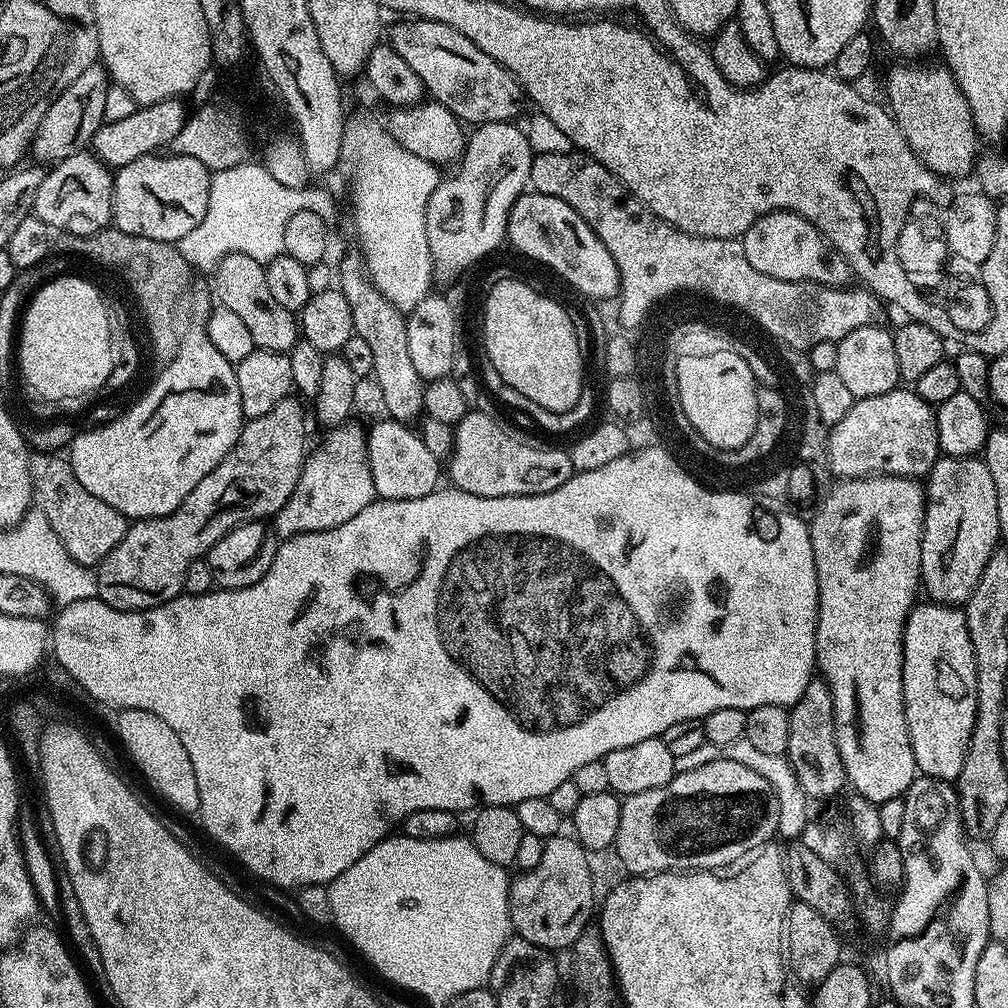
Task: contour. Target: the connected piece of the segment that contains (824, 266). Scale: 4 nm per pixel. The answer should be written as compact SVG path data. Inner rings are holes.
M771 212L758 217L754 226L744 232L742 243L746 262L770 278L809 280L815 284L828 284L831 288L842 288L854 276L846 258L826 241L824 234L806 218L793 212Z

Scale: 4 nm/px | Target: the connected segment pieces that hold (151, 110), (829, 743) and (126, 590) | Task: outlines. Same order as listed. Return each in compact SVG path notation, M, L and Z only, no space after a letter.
M177 98L137 106L134 114L130 114L130 118L122 118L113 124L107 122L101 124L90 145L92 155L107 164L109 169L115 170L122 166L130 166L130 162L138 162L138 158L167 149L178 134L178 130L182 130L184 125L186 119L184 103L183 99Z
M813 678L812 681L810 681L810 683L806 686L806 690L803 691L802 698L798 698L798 702L791 705L788 717L790 718L790 746L788 747L786 755L794 770L797 772L798 780L804 788L806 795L815 800L815 798L828 798L838 793L842 786L845 787L847 776L845 774L845 767L842 766L841 754L838 753L836 723L833 718L833 696L830 694L827 682L825 682L822 678Z
M289 394L274 406L274 410L270 410L270 414L248 420L230 454L226 454L226 458L222 458L222 462L218 462L218 466L214 466L214 470L210 470L210 474L206 474L206 478L186 494L178 510L158 518L129 523L122 542L118 542L118 546L114 546L114 550L110 550L95 569L98 599L123 612L137 612L170 602L183 593L190 562L205 559L209 550L227 532L251 520L267 521L275 517L276 512L286 506L290 494L294 494L294 486L298 486L300 472L304 469L304 408L299 402L295 395Z

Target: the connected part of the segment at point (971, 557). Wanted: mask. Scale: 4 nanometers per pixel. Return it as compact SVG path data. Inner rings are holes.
M941 455L926 477L920 583L923 591L928 591L927 599L937 604L967 604L974 586L978 586L978 578L982 578L982 570L986 570L986 562L990 562L993 551L1001 540L998 490L994 490L994 477L990 475L984 459L976 456Z

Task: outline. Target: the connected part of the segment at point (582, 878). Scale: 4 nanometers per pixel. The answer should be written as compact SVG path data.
M559 834L545 839L542 862L538 862L538 866L521 871L520 877L517 880L515 877L508 886L508 913L515 935L545 950L571 949L573 942L589 927L591 920L588 919L591 916L593 919L594 909L598 904L598 897L592 889L592 874L588 865L589 851L580 844L575 835L567 835Z

